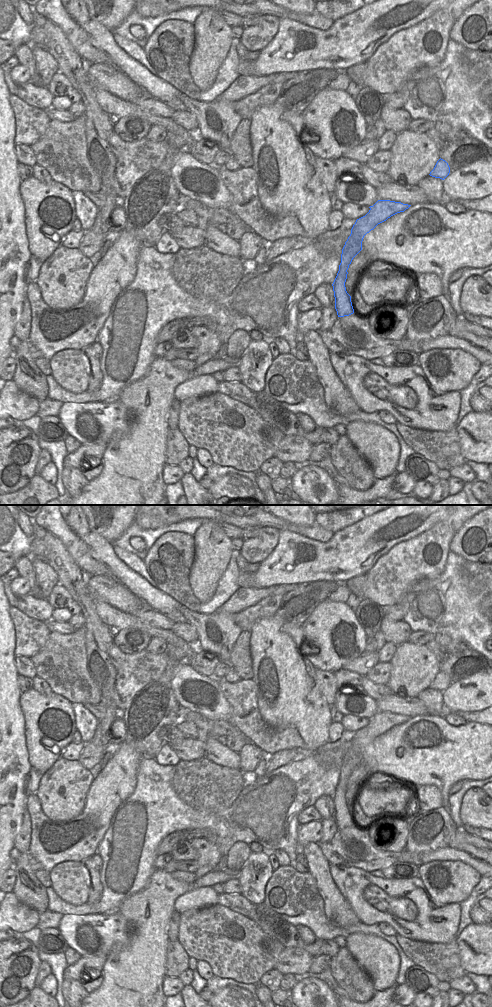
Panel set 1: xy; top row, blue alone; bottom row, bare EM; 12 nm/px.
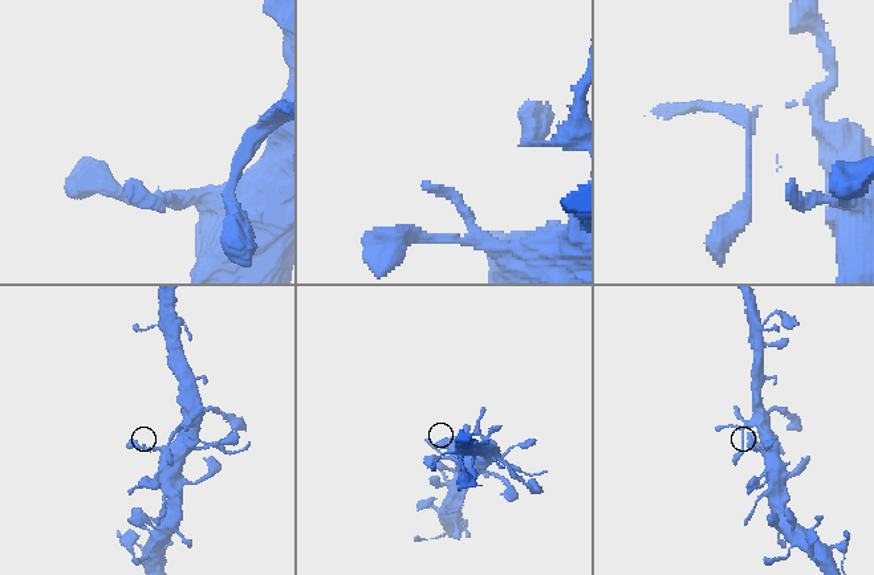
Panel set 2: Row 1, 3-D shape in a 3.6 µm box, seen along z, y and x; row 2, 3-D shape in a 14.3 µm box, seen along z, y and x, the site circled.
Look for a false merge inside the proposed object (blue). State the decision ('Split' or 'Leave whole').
Leave whole

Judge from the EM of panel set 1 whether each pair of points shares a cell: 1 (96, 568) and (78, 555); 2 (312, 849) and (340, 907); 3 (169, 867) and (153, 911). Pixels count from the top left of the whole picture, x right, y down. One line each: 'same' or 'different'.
1: same
2: same
3: different

